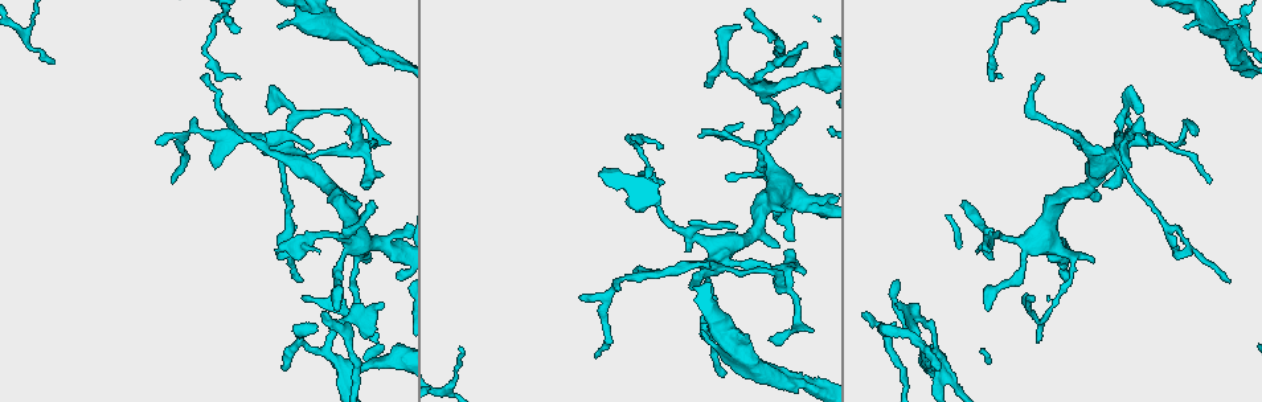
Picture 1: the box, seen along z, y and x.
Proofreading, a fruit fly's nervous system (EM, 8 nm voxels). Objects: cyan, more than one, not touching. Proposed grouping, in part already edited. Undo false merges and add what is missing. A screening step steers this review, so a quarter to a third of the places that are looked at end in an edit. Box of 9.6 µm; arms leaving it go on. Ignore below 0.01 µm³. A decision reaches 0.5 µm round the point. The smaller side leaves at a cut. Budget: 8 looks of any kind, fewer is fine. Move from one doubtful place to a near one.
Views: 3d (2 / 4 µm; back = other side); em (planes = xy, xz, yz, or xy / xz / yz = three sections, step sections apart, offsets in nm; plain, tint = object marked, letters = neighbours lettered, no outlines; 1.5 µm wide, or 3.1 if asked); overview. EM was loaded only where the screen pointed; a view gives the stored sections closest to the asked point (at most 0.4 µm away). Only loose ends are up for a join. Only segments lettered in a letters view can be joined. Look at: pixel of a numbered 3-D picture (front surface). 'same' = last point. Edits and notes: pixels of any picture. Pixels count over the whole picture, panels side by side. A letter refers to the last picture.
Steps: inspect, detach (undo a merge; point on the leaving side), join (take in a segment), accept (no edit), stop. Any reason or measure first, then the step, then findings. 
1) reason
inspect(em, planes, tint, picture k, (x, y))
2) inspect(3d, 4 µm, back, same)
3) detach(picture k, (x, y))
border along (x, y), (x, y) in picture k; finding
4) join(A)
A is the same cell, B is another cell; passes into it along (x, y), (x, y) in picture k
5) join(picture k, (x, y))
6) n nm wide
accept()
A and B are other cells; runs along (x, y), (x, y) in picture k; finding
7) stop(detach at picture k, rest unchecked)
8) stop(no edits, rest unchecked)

branch stops here
inspect(em, planes, letters, picture 1, (1035, 298))

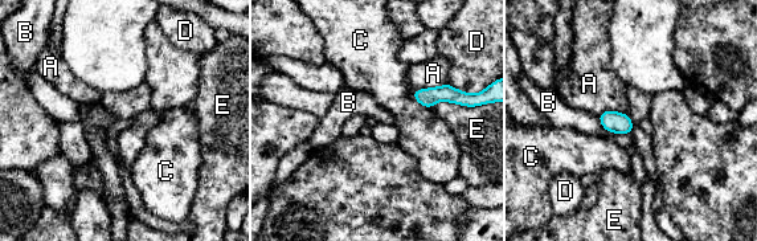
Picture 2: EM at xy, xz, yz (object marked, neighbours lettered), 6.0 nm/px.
130 nm wide
accept()
A, B, C, D and E are other cells; border along (446, 82), (416, 90) in picture 2; none of them fits

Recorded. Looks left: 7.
an open end
inspect(em, xy, step 4, letters, picture 1, (1037, 340))

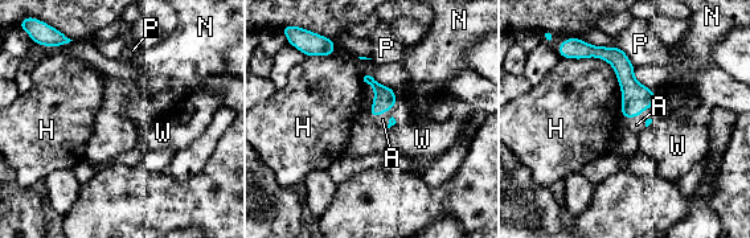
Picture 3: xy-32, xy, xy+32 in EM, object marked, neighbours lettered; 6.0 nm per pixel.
another direction
inspect(em, planes, letters, same)

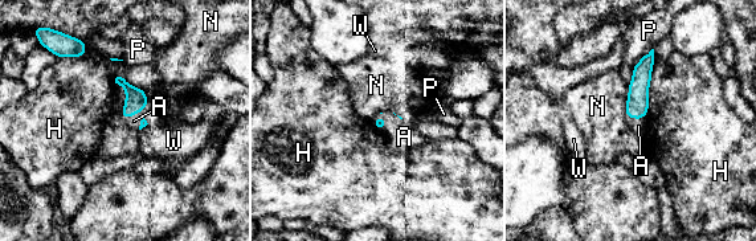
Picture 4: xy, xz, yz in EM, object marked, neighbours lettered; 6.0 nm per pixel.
join(A)
A is the same cell, H, N, P and W are other cells; the neuron continues

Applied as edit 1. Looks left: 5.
inspect(overview)

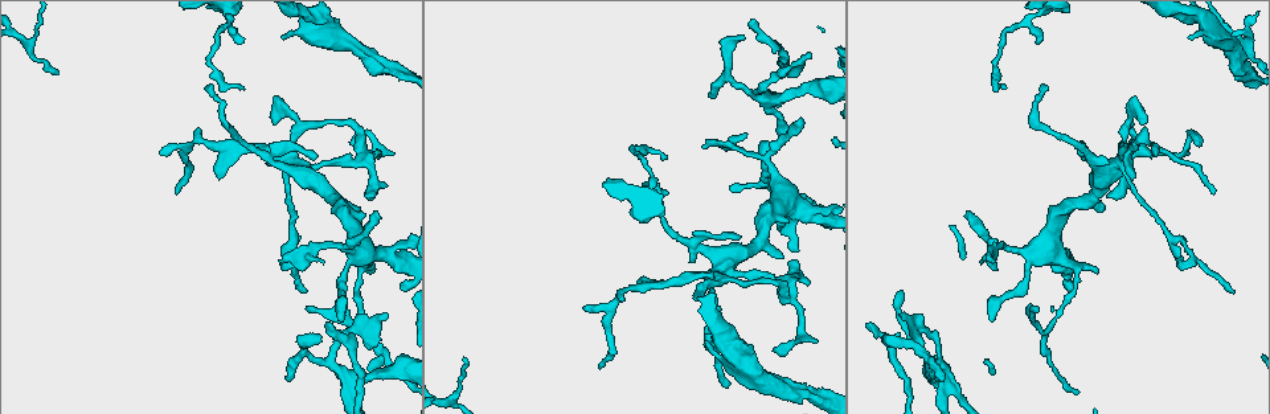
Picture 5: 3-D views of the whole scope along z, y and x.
an open end
inspect(em, planes, letters, picture 5, (1235, 292))

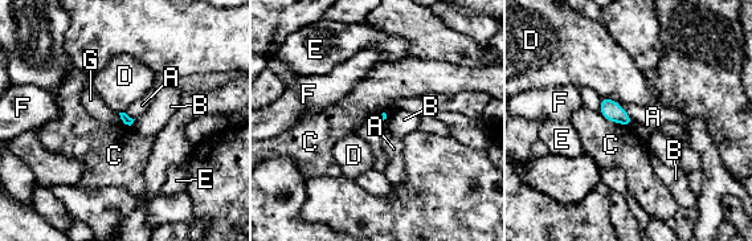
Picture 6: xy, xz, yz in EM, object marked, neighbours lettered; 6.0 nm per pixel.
accept()
A, B, C, D, E, F and G are other cells; no lettered segment goes on from it

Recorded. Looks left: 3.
a fork
inspect(em, planes, tint, picture 5, (189, 145))

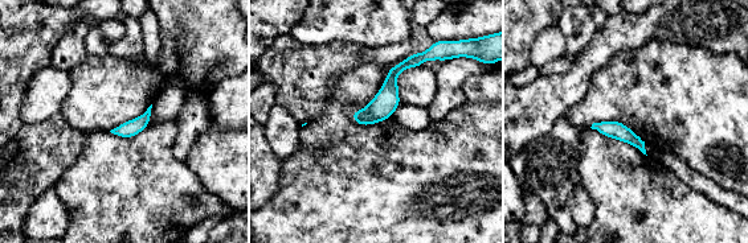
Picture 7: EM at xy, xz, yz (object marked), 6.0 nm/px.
inspect(em, planes, letters, same)

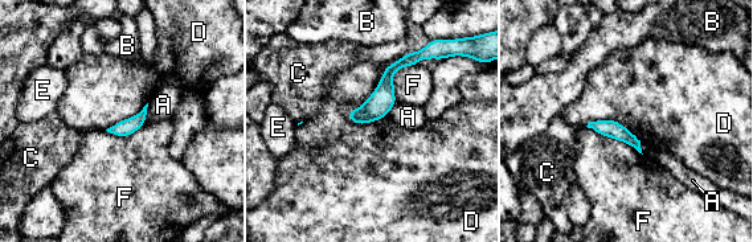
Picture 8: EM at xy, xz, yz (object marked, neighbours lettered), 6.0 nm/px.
100 nm wide
accept()
A, B, C, D, E and F are other cells; border along (586, 126), (629, 143), (642, 155) in picture 8; one neuron here

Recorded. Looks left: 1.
stop(join at picture 4, rest unchecked)

